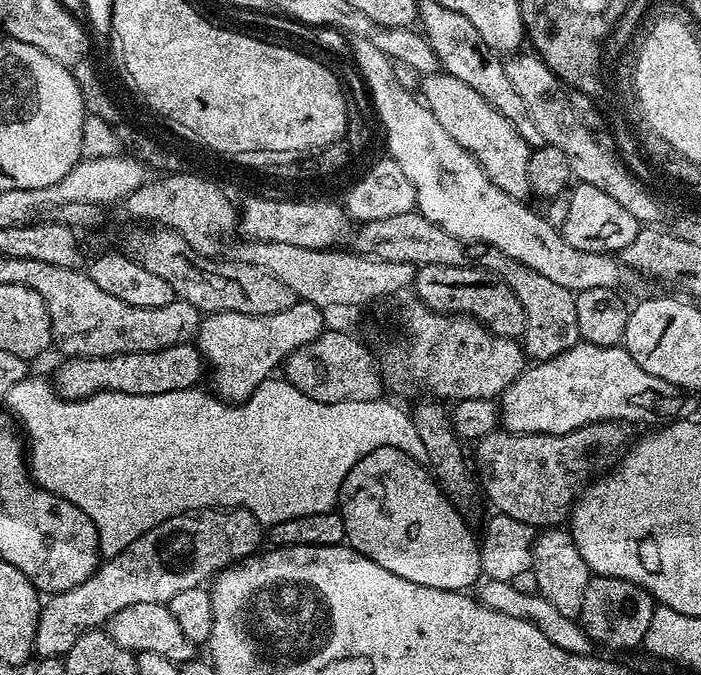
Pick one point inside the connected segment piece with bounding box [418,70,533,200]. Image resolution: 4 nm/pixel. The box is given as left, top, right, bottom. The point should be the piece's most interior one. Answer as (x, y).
(504, 156)

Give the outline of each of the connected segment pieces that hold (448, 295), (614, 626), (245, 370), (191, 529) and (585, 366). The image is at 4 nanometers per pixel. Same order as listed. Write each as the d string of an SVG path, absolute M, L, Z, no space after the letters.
M421 264L416 269L415 292L420 299L417 301L423 307L433 308L449 316L470 316L495 336L505 336L511 340L523 337L526 314L522 310L522 302L518 302L506 282L485 268Z
M592 574L586 582L586 595L582 598L578 623L593 645L601 644L612 652L628 652L631 648L639 649L643 645L656 607L651 592L640 584Z
M297 299L290 310L282 310L273 316L251 316L250 314L238 314L237 312L210 312L200 321L200 331L198 333L198 347L200 353L204 355L204 363L210 369L210 380L216 383L214 387L215 395L221 400L226 400L234 404L240 404L248 400L258 390L258 386L263 380L269 379L272 372L281 367L288 359L290 353L297 348L306 346L314 342L326 330L324 324L325 313L316 304L311 304L305 300Z
M201 508L199 512L183 512L174 518L166 518L154 530L142 534L126 550L122 550L117 556L107 557L97 567L96 573L86 582L74 586L65 592L51 593L40 605L40 617L38 618L38 630L34 652L37 657L59 656L63 658L78 642L78 638L84 632L91 632L107 625L108 619L118 610L126 610L126 606L134 606L134 602L154 602L155 604L167 604L174 594L182 590L194 590L207 585L215 577L216 573L247 556L257 555L261 551L266 540L265 525L254 518L244 508Z
M581 342L550 360L525 367L498 403L500 424L509 432L566 434L603 420L660 426L683 413L684 399L685 393L666 378L654 378L654 374L642 370L623 346Z

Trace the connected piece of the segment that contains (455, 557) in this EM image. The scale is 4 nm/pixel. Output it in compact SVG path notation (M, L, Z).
M379 448L366 454L366 458L358 461L350 474L346 474L340 495L347 543L354 551L378 562L382 570L390 570L390 574L398 574L398 578L406 578L406 582L418 582L418 586L451 592L471 589L471 584L475 585L481 579L480 544L476 536L472 537L464 521L467 519L451 499L444 495L431 471L414 458L402 454L402 450Z

